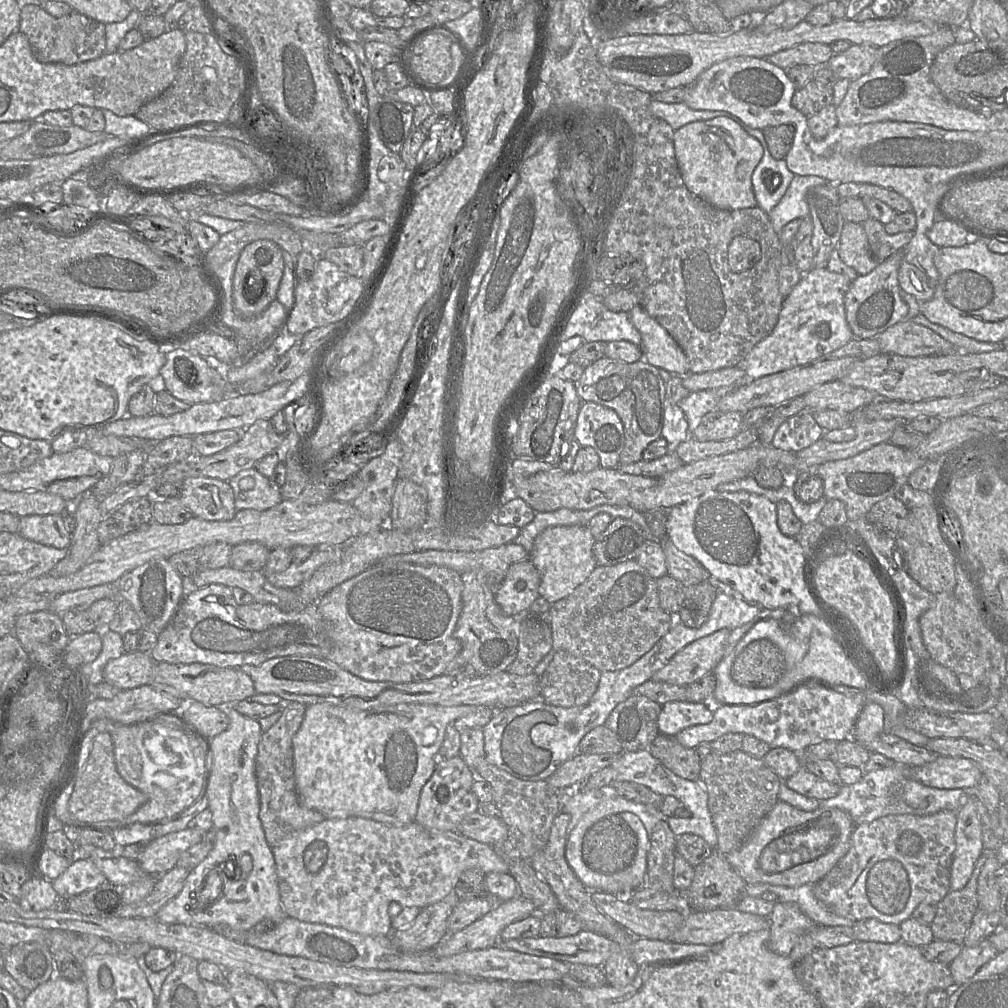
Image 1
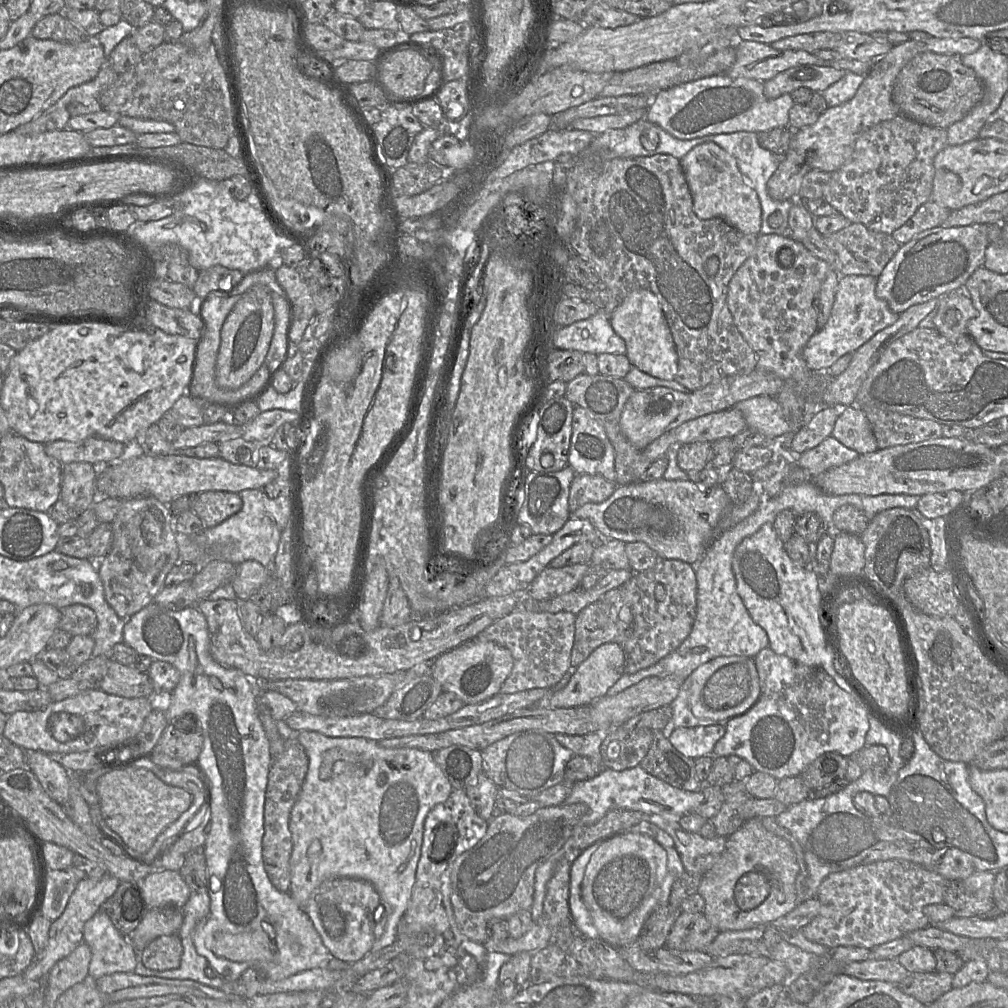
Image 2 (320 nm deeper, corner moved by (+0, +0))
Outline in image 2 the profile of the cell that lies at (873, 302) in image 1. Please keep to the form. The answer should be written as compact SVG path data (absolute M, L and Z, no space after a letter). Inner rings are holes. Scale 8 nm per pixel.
M987 224L939 226L920 232L908 243L901 245L877 277L876 296L886 301L889 308L900 315L913 305L959 291L974 271L984 265L989 244Z

